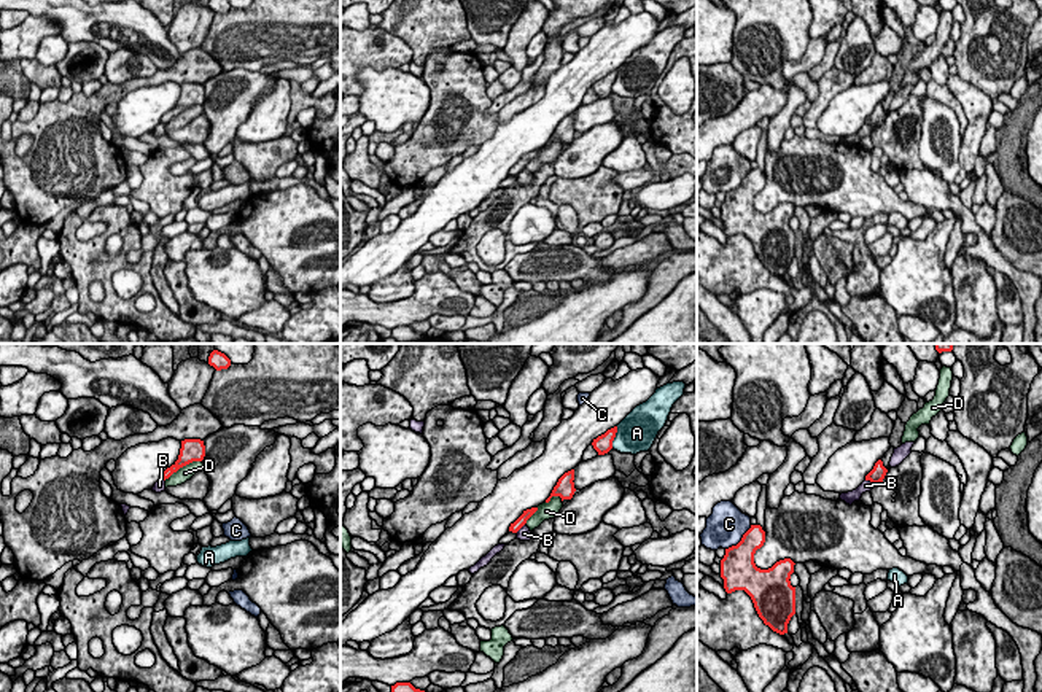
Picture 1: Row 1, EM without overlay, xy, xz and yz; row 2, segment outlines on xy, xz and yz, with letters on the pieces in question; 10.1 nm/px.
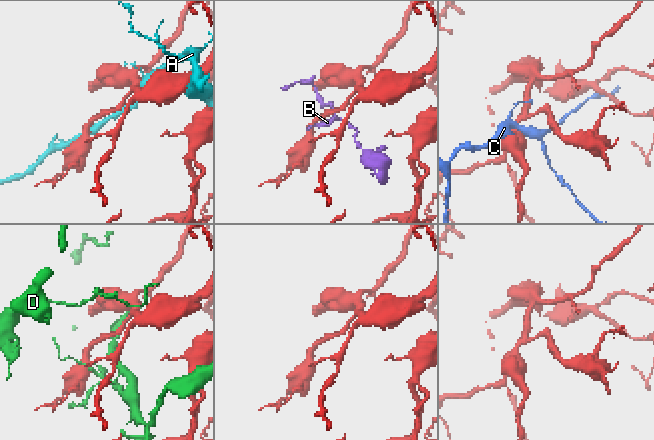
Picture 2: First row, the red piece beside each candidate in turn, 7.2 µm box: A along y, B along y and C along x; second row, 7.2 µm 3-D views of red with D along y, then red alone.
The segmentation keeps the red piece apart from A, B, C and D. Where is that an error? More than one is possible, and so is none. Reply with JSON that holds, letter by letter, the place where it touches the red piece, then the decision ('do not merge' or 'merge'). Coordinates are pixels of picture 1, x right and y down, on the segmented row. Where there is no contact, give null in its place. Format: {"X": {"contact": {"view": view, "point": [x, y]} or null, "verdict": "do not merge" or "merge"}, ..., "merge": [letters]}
{"A": {"contact": {"view": "xz", "point": [614, 436]}, "verdict": "do not merge"}, "B": {"contact": {"view": "yz", "point": [870, 481]}, "verdict": "do not merge"}, "C": {"contact": {"view": "yz", "point": [742, 540]}, "verdict": "do not merge"}, "D": {"contact": {"view": "xy", "point": [182, 466]}, "verdict": "do not merge"}, "merge": []}

